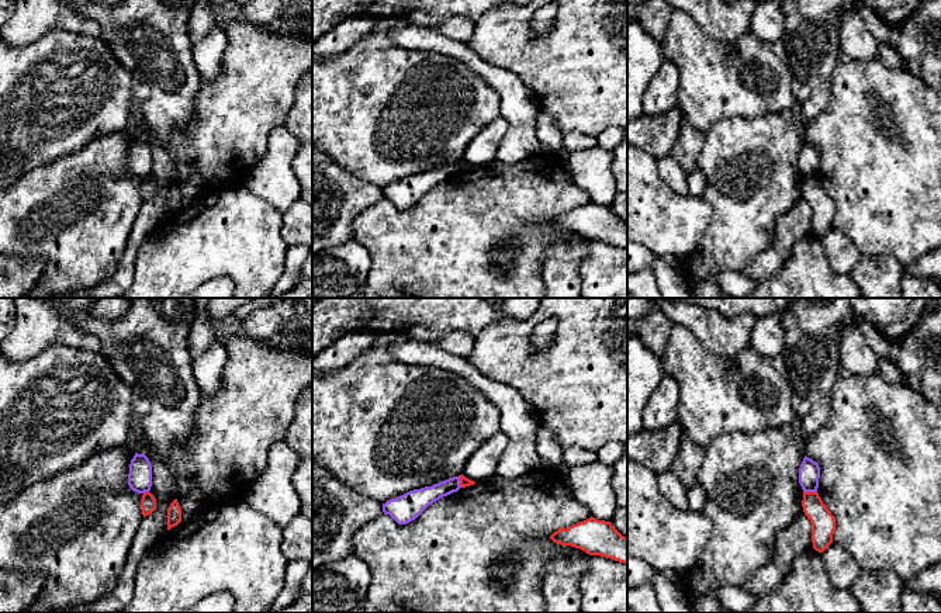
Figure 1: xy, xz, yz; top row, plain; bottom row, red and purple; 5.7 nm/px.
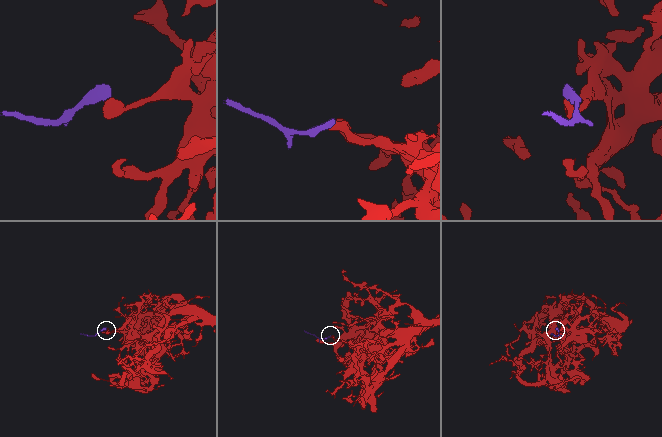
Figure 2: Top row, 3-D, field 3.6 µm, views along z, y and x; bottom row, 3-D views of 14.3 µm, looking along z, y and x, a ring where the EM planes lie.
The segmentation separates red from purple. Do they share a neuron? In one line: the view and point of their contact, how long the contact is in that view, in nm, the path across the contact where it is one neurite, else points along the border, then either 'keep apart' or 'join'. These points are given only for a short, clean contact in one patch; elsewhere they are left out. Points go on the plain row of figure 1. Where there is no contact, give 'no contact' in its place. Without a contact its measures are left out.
yz (810, 177) | 80 nm | along yz (803, 176), (816, 177) | keep apart

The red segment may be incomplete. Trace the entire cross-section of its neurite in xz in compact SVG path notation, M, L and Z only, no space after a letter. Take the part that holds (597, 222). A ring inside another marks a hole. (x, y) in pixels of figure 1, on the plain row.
M589 202L584 207L560 212L550 224L561 231L571 231L589 240L613 243L627 250L627 224L610 207Z

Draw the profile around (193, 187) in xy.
M198 172L190 174L190 177L177 184L181 194L181 207L191 205L203 193L204 181Z

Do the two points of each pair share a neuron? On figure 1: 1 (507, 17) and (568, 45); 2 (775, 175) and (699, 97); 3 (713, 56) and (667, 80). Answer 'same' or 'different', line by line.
1: same
2: different
3: different

